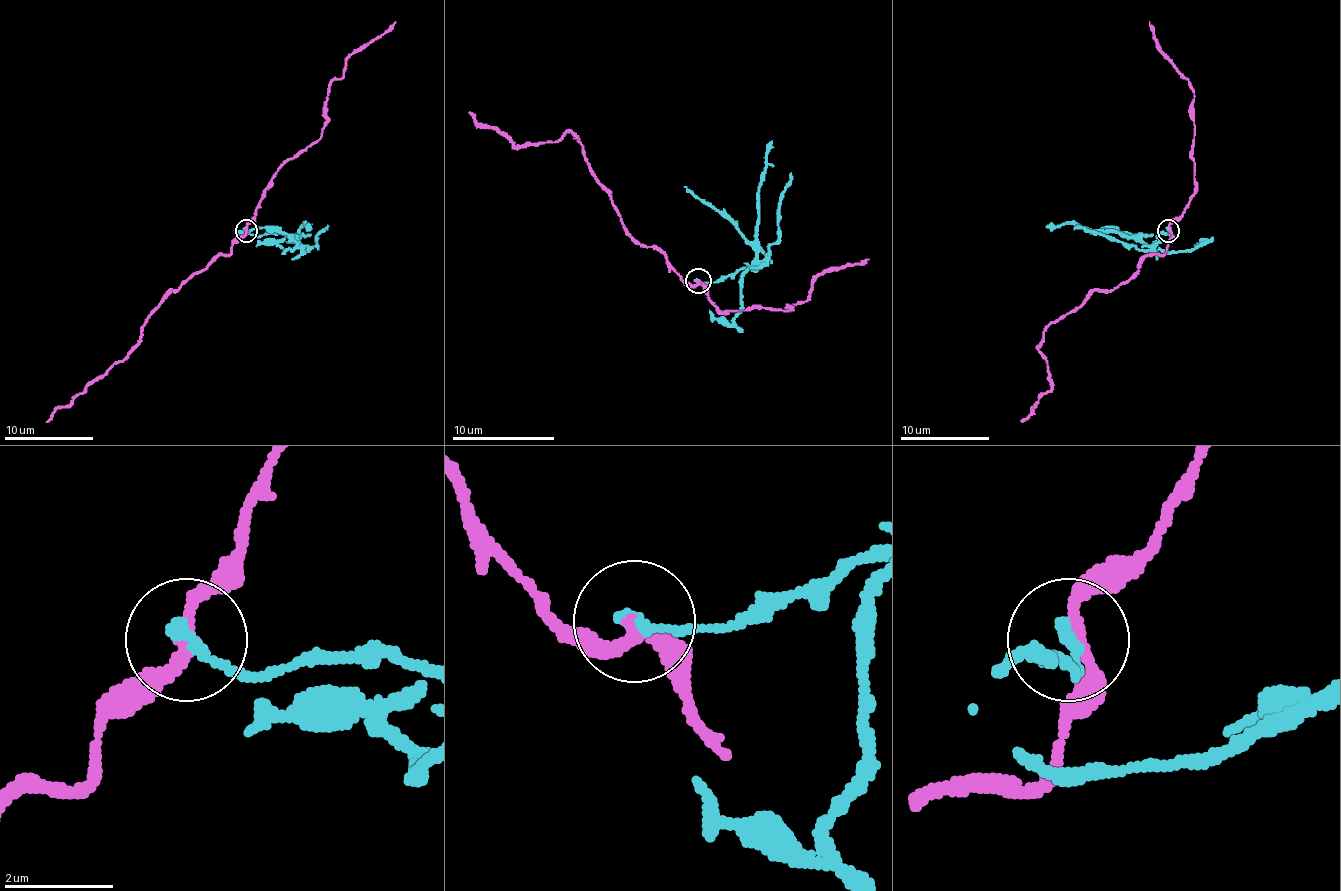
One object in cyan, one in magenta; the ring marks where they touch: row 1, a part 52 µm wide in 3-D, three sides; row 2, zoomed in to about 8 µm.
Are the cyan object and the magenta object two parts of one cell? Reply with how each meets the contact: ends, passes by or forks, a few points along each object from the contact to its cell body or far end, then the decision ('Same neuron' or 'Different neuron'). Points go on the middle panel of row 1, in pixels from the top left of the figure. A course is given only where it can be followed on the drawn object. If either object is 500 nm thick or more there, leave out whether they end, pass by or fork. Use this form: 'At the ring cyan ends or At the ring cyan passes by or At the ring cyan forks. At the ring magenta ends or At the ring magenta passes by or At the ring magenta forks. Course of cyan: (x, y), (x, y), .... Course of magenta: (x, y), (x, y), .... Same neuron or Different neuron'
At the ring cyan ends. At the ring magenta passes by. Course of cyan: (697, 281), (718, 281), (733, 276), (756, 261), (758, 182), (771, 141). Course of magenta: (697, 281), (687, 284), (667, 258), (626, 230), (567, 131), (554, 141), (514, 146), (468, 113). Different neuron

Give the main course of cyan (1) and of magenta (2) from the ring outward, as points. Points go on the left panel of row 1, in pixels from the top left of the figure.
1: (246, 231), (263, 235), (277, 233), (297, 244), (299, 229), (310, 224)
2: (246, 231), (232, 249), (219, 253), (170, 291), (148, 315), (141, 340), (46, 422)

